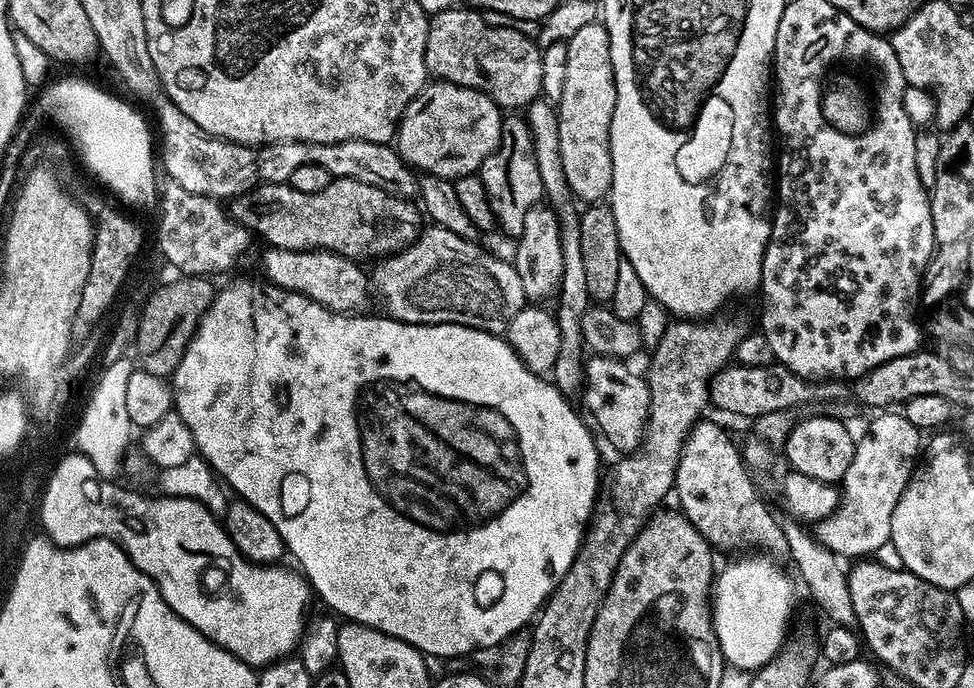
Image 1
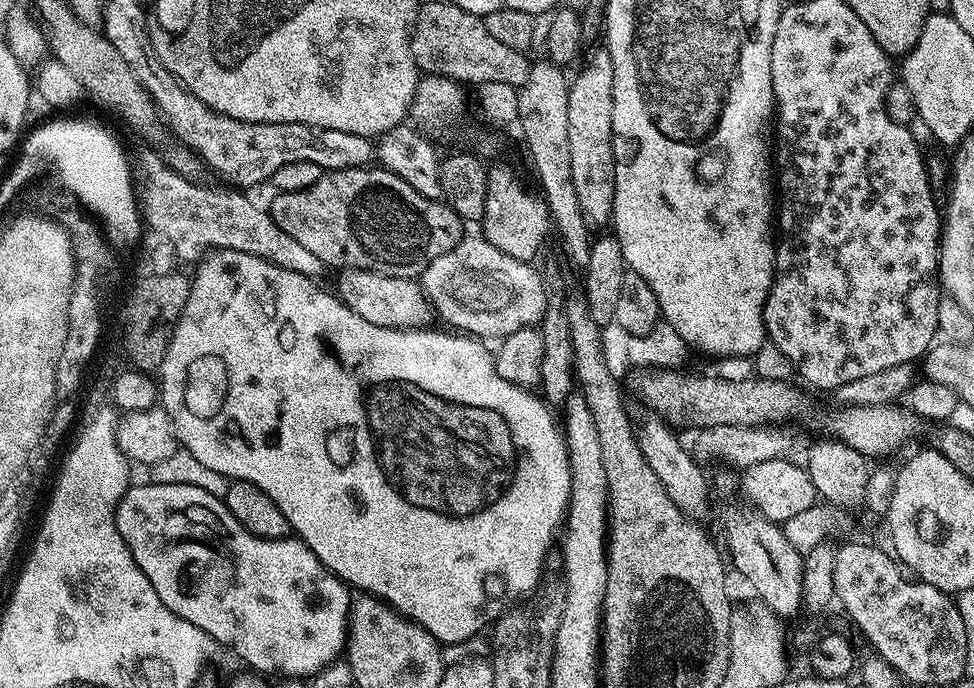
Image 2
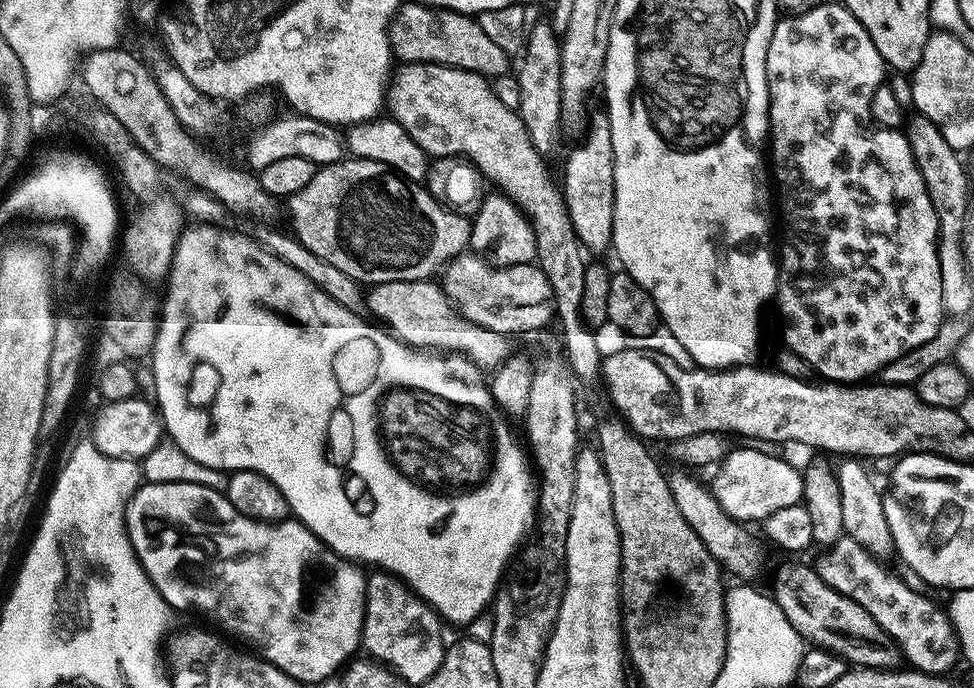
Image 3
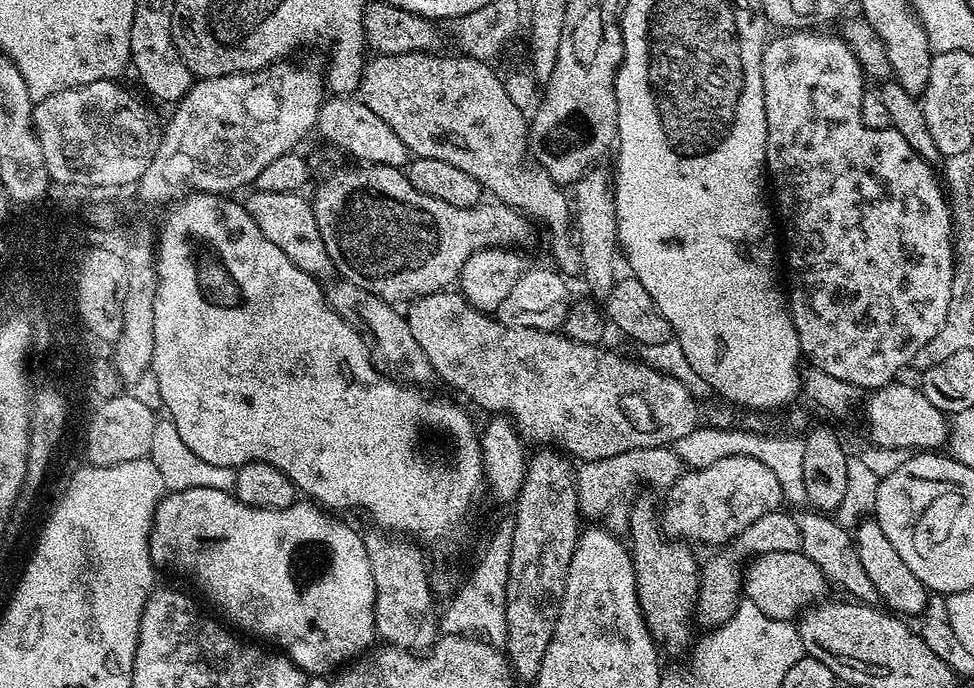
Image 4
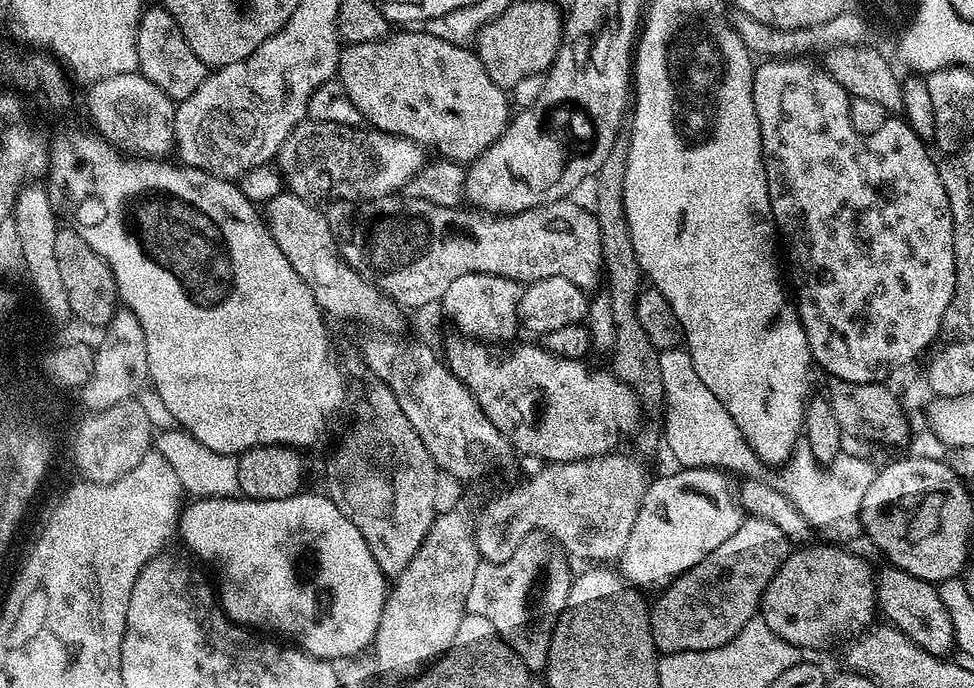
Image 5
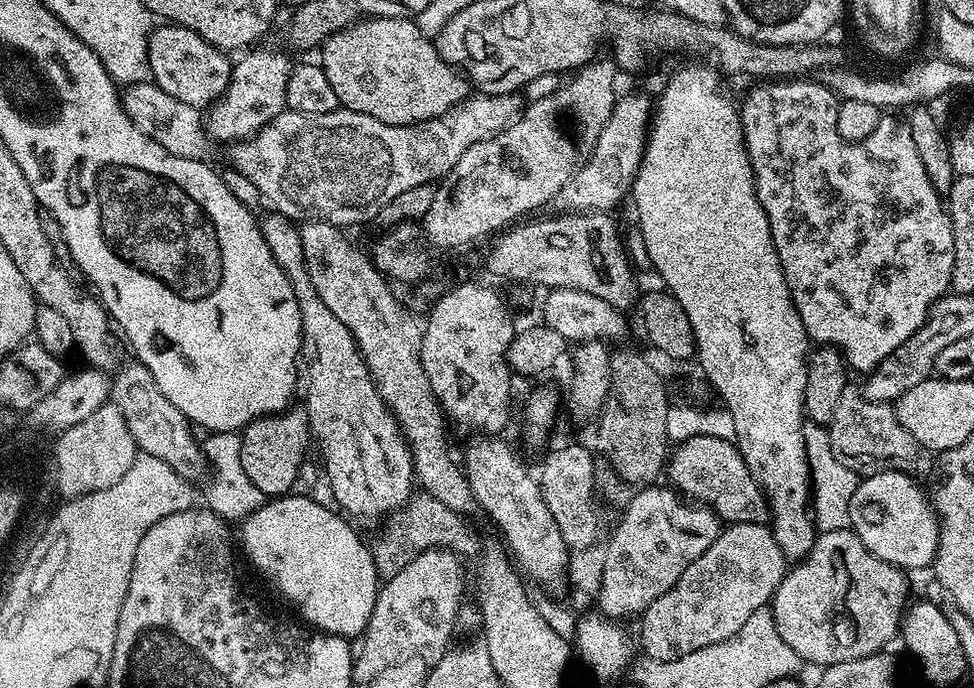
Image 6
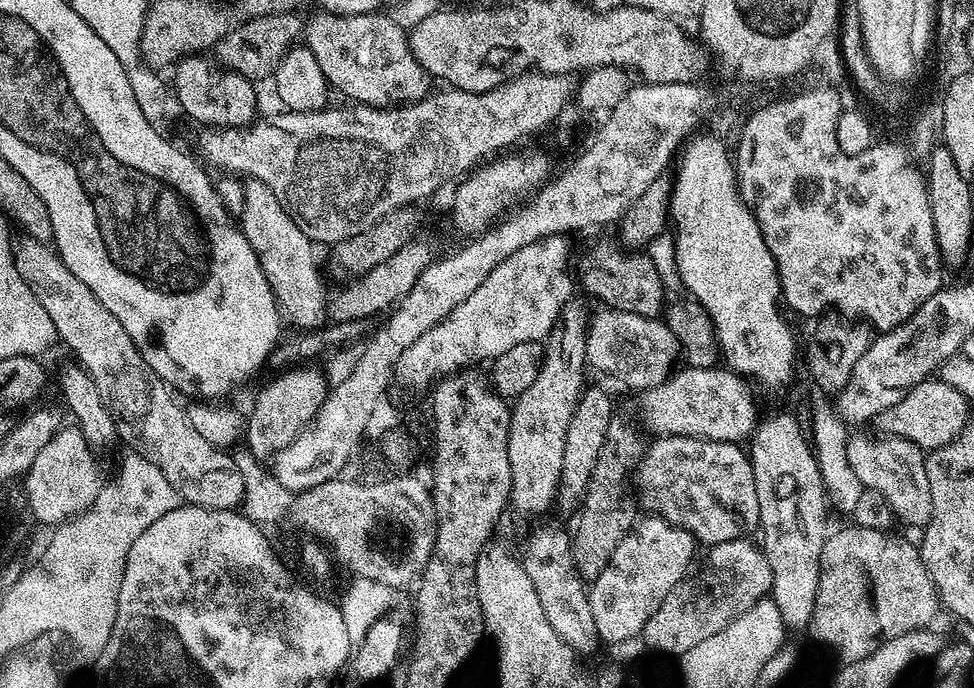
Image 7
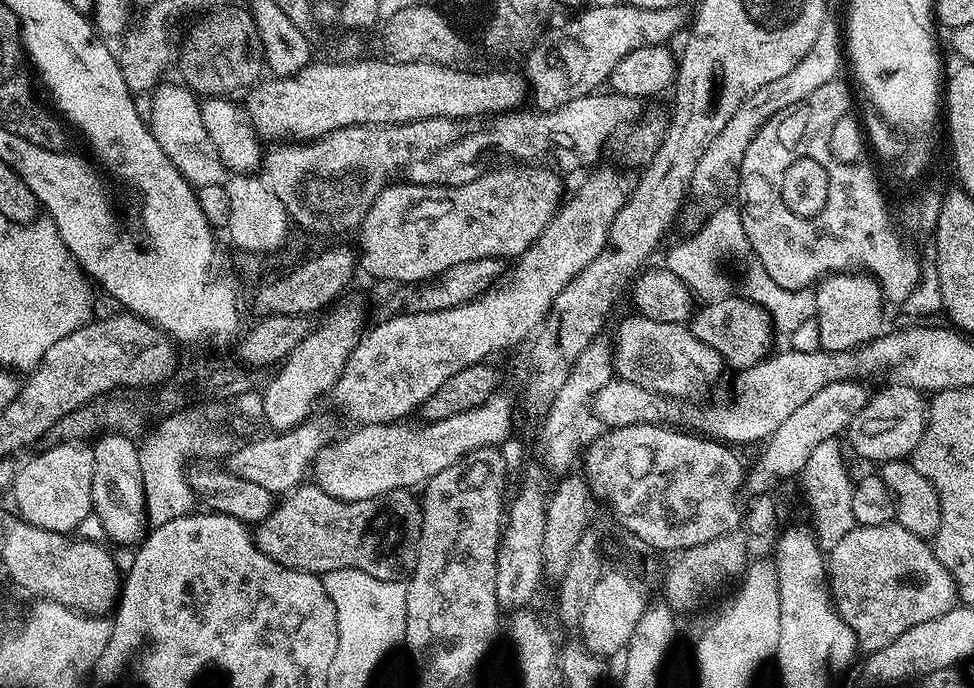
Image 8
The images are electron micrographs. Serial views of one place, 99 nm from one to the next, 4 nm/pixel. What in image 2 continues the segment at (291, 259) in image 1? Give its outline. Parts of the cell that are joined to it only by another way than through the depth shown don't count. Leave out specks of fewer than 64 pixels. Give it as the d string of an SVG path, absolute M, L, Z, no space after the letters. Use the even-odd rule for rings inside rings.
M345 268L339 273L336 280L335 295L340 297L340 301L350 310L354 310L357 316L366 318L374 326L386 326L387 328L423 328L429 323L428 319L433 319L434 313L432 305L420 291L415 281L410 278L401 278L399 276L386 276L384 274L374 274L364 270L354 270Z

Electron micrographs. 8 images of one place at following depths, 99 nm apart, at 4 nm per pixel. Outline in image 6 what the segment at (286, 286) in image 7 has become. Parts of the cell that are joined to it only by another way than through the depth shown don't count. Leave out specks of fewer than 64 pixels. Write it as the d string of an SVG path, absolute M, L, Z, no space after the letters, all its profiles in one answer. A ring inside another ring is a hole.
M275 210L269 213L268 217L260 220L260 233L262 238L266 238L266 246L270 246L270 254L274 254L274 262L278 262L278 266L291 282L300 307L302 356L303 359L308 359L308 389L304 392L305 402L303 403L306 405L311 435L315 443L316 440L320 443L320 452L324 455L322 463L326 468L326 473L330 474L336 504L349 517L357 516L360 520L383 521L391 512L404 507L404 503L414 491L412 454L409 443L404 433L401 432L394 412L381 398L377 381L371 376L368 363L364 361L364 356L360 353L360 346L352 336L351 330L342 326L342 322L338 322L338 318L334 318L332 311L326 307L326 302L322 302L322 298L316 296L316 291L304 265L299 227L287 216L281 216Z

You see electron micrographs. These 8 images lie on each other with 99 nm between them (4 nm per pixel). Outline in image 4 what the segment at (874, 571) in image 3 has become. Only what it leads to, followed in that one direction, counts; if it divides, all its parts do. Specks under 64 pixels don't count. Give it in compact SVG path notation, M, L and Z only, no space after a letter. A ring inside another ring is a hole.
M807 511L795 513L800 531L800 551L822 570L831 585L836 587L837 584L844 591L841 593L847 594L853 601L875 605L878 600L876 588L874 583L870 582L866 570L862 568L853 533L823 511Z

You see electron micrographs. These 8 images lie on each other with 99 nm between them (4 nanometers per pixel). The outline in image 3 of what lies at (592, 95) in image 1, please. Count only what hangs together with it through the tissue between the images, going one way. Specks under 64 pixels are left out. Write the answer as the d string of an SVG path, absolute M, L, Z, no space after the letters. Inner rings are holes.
M593 115L584 138L584 142L569 154L568 161L564 164L562 191L566 210L570 214L570 222L574 222L574 234L578 234L585 253L592 254L592 252L609 251L612 248L614 234L614 146L607 115Z

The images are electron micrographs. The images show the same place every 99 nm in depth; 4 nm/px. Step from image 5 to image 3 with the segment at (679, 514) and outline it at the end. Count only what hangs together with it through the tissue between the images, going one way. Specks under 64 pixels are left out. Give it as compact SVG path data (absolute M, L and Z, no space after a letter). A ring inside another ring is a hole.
M744 446L748 448L736 448L727 453L724 459L720 461L715 469L716 477L710 483L710 491L716 497L716 501L722 506L722 510L726 510L726 514L730 514L730 518L741 522L749 522L748 520L756 520L762 522L770 514L774 514L774 510L786 510L786 506L794 506L803 501L803 478L801 469L795 468L792 464L787 464L780 456L771 456L768 451L760 446Z

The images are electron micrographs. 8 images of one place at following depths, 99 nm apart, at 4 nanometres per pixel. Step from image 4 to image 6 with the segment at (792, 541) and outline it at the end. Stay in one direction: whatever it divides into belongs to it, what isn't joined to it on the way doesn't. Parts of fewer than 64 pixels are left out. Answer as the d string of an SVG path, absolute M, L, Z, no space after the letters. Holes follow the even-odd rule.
M768 524L727 525L705 552L698 554L698 558L694 558L694 562L682 570L682 578L678 578L678 582L674 582L666 594L654 598L654 602L650 602L648 609L639 617L638 644L644 647L643 655L650 660L673 660L733 636L746 618L754 614L754 610L765 607L771 601L786 571L784 560L786 553L778 546Z

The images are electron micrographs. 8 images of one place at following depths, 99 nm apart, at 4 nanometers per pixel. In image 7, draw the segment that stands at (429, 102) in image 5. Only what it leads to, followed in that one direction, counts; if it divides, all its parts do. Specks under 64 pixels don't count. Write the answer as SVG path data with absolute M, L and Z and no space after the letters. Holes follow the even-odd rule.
M316 10L312 17L304 20L302 40L314 54L318 67L327 78L329 85L336 88L344 96L349 96L349 101L358 104L369 104L372 108L386 108L399 106L414 100L420 100L429 95L430 77L428 71L414 58L408 45L408 32L398 23L394 22L391 15L371 12L370 14L354 14L353 16L339 16L323 10Z

